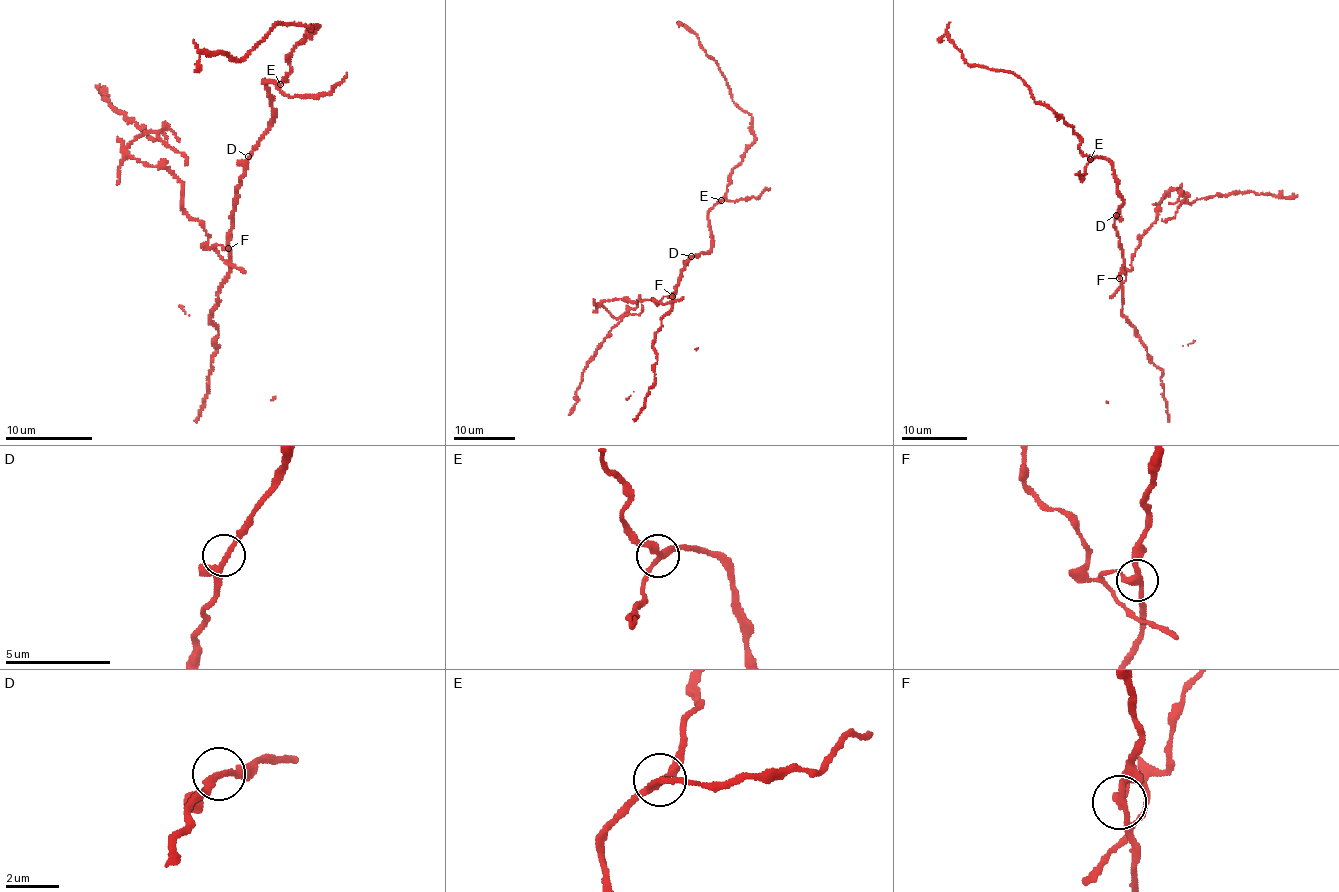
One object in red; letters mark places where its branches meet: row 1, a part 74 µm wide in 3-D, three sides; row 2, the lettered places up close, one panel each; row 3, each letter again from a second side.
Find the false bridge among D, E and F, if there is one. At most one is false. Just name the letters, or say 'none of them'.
F

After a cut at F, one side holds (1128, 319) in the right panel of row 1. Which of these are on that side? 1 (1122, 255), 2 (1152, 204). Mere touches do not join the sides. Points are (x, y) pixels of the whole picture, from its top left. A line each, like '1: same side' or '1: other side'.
1: same side
2: other side

